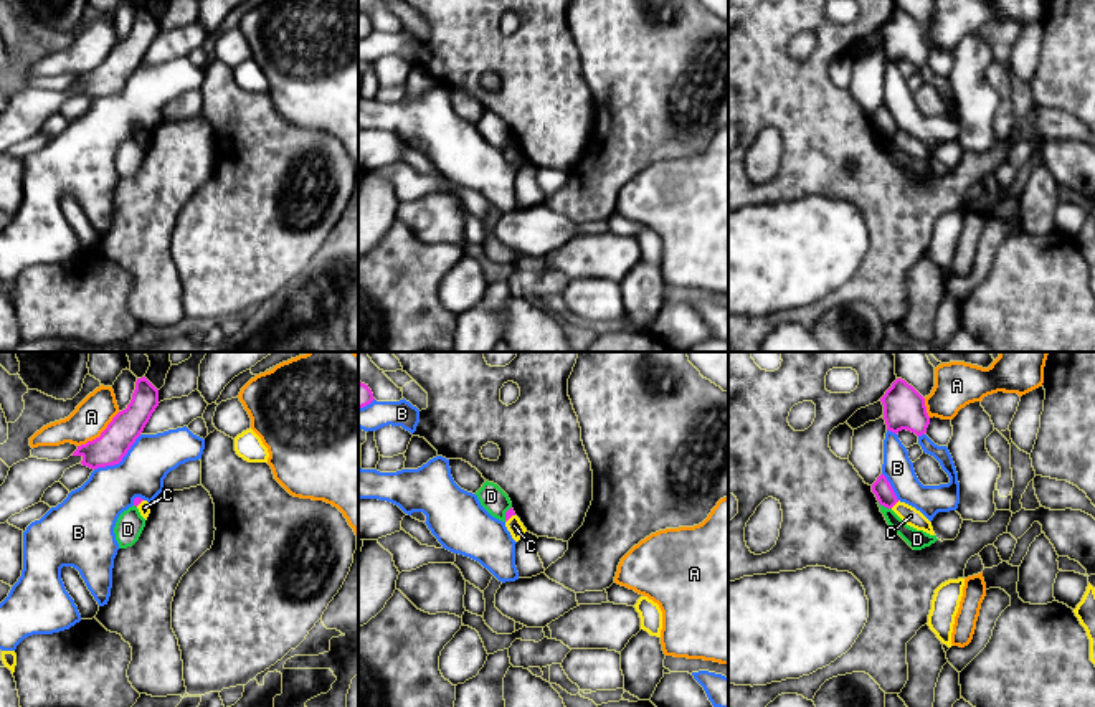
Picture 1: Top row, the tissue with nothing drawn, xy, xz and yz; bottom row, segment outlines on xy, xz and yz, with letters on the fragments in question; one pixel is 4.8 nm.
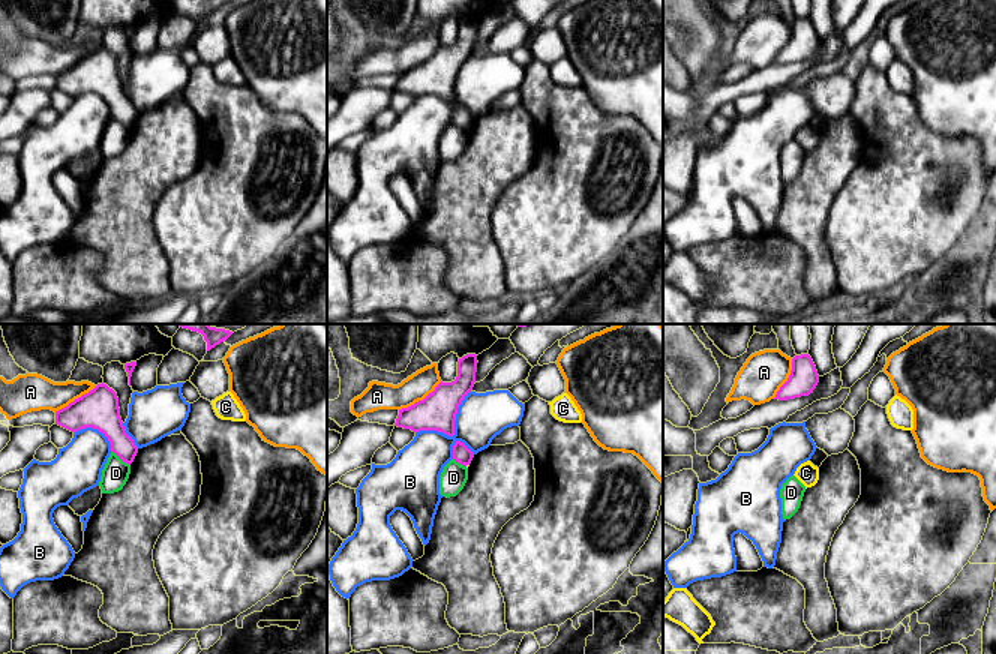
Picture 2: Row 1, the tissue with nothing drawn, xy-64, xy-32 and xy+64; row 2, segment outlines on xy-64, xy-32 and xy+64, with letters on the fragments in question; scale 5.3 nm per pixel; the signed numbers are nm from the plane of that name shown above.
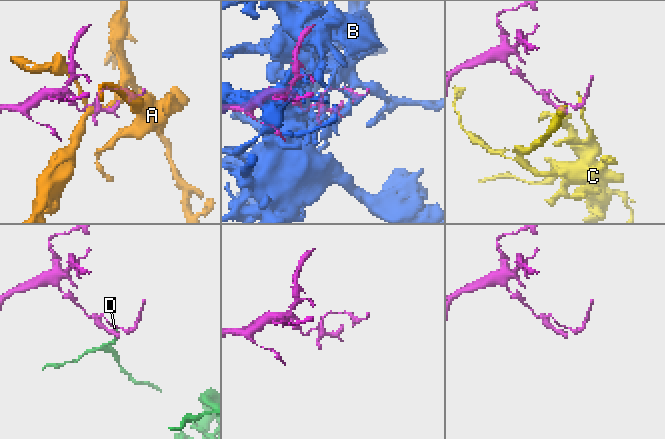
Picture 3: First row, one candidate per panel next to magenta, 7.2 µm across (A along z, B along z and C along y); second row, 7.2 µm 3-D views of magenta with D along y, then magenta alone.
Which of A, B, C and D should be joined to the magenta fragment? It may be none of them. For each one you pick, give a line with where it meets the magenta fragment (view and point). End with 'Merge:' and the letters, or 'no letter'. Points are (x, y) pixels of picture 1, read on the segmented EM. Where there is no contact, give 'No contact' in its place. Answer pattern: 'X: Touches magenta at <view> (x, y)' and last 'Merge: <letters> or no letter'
Merge: no letter

